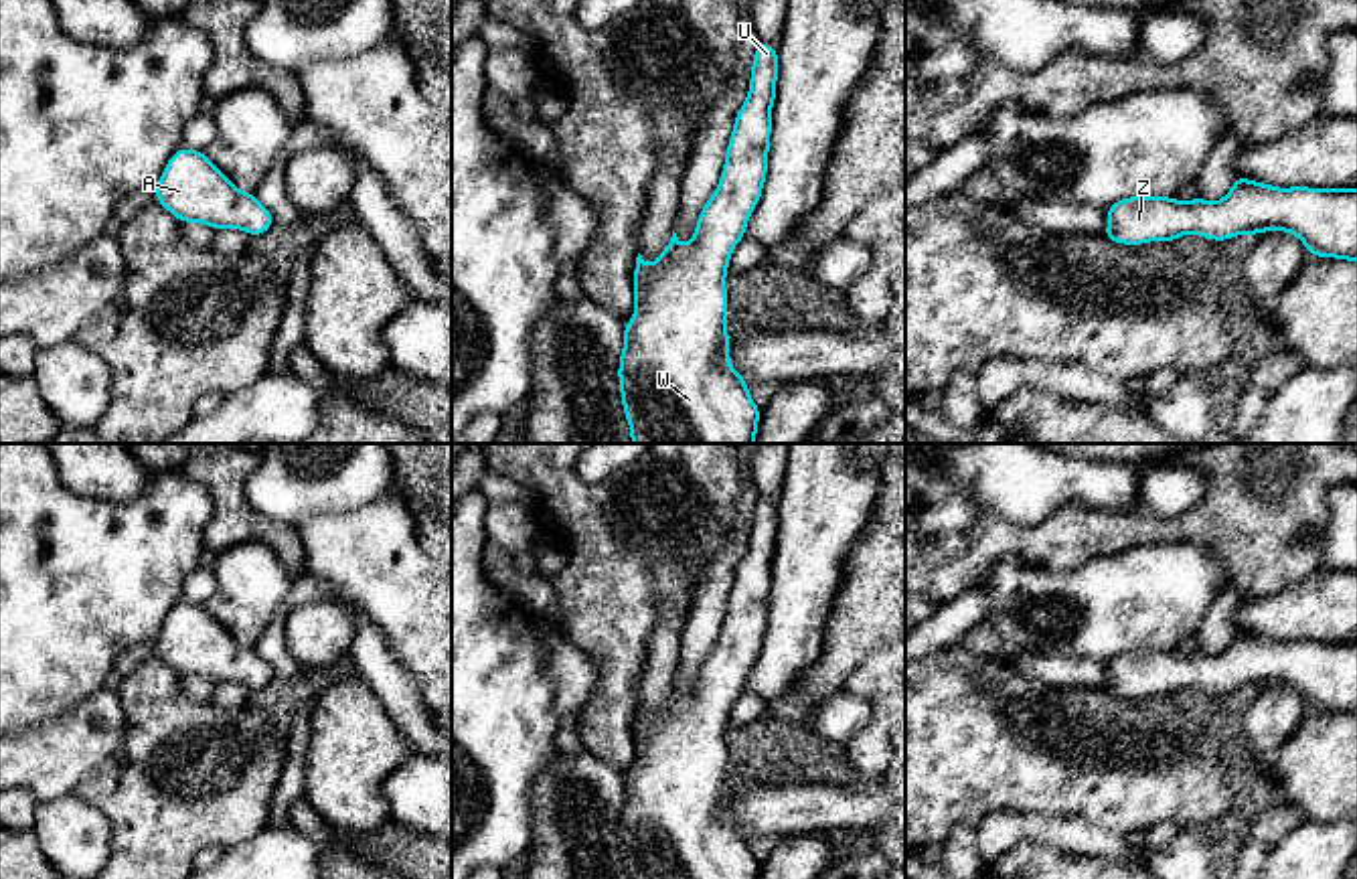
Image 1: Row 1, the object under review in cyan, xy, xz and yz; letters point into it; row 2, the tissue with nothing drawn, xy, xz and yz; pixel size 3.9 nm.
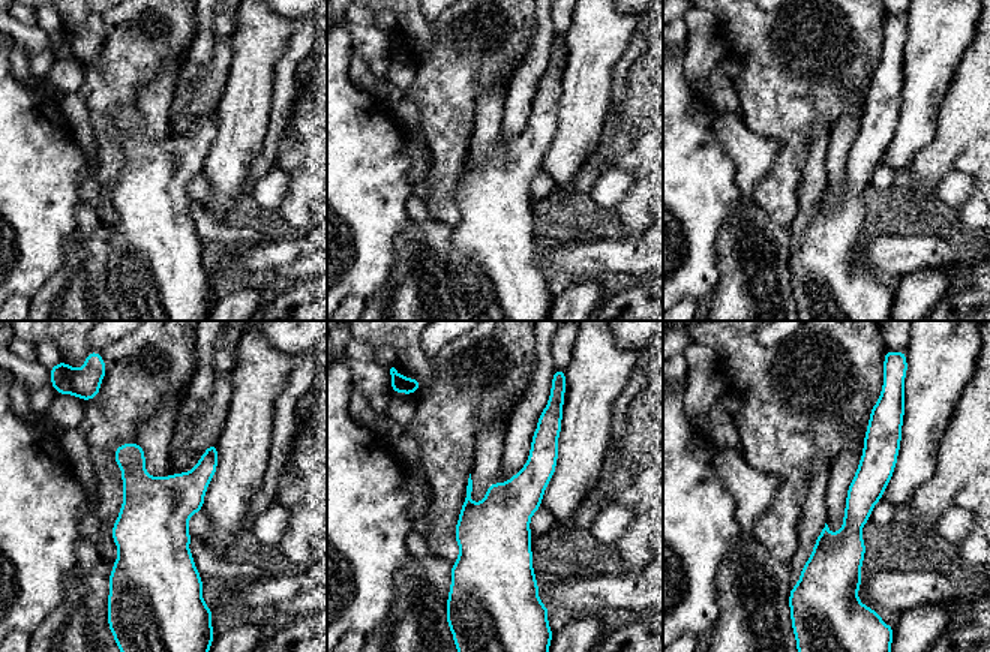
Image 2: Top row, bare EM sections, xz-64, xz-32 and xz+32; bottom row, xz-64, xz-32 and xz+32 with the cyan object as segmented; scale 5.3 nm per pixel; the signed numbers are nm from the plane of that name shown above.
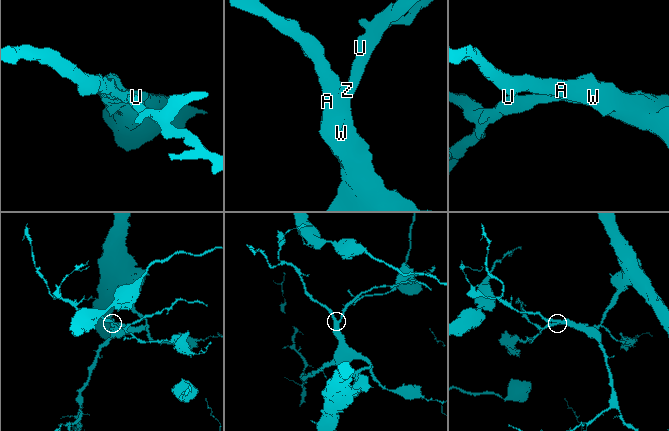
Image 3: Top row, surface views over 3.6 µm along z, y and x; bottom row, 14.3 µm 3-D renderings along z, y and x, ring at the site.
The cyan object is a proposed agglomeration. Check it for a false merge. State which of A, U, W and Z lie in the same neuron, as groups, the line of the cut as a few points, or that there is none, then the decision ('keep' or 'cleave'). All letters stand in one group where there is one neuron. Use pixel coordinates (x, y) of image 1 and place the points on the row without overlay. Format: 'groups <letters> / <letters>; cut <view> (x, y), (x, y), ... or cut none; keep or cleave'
groups A U W Z; cut none; keep

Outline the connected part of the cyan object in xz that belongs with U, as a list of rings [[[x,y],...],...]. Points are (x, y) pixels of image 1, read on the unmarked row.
[[[760,496],[753,506],[751,533],[747,553],[735,567],[733,585],[725,606],[725,618],[713,650],[705,656],[695,689],[689,699],[681,697],[672,685],[670,697],[662,703],[652,719],[646,719],[642,709],[634,721],[634,772],[624,776],[624,802],[618,818],[622,861],[628,879],[757,879],[762,863],[753,857],[747,834],[731,820],[727,788],[725,729],[729,711],[735,699],[745,691],[745,678],[755,664],[766,628],[772,589],[772,561],[776,555],[778,537],[778,500]]]

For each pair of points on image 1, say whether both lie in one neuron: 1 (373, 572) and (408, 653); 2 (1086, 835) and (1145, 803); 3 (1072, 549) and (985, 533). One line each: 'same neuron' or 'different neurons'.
1: same neuron
2: different neurons
3: same neuron

